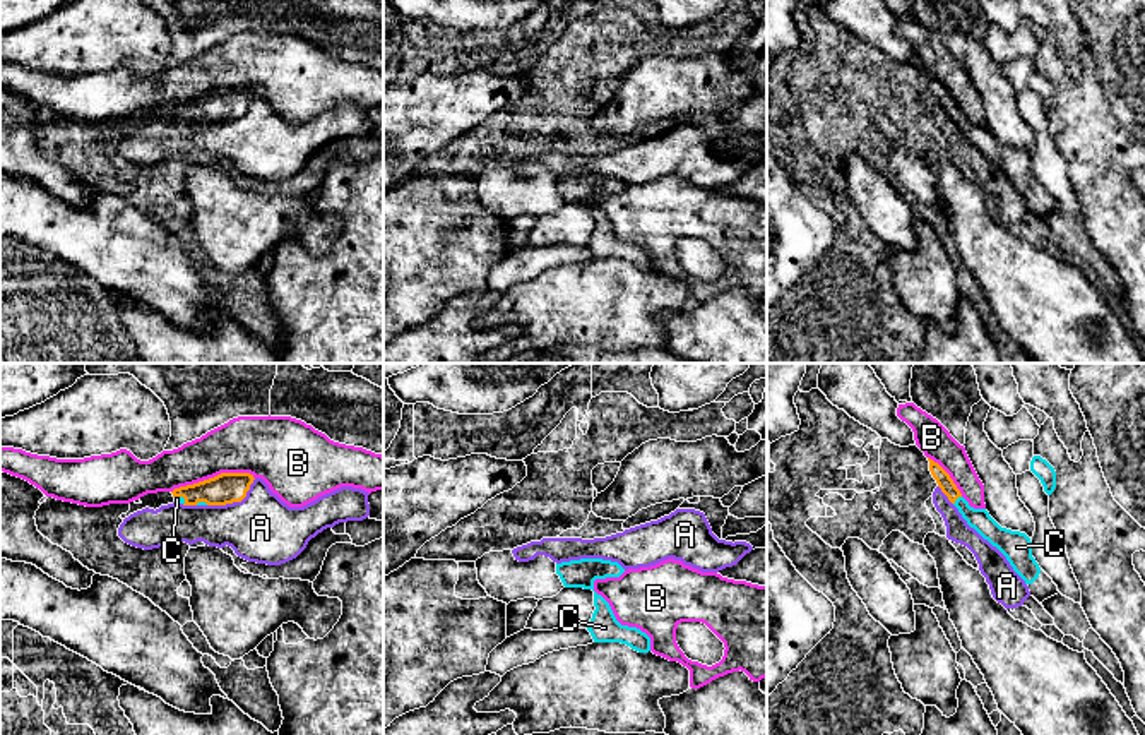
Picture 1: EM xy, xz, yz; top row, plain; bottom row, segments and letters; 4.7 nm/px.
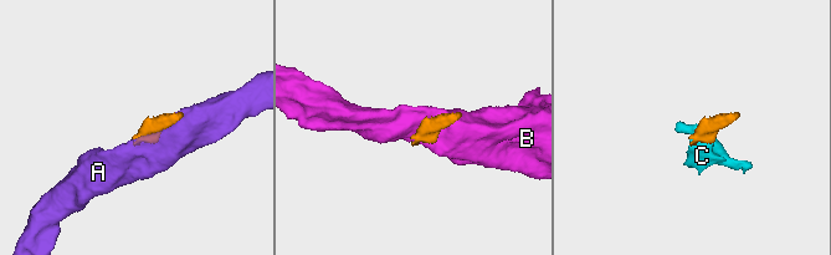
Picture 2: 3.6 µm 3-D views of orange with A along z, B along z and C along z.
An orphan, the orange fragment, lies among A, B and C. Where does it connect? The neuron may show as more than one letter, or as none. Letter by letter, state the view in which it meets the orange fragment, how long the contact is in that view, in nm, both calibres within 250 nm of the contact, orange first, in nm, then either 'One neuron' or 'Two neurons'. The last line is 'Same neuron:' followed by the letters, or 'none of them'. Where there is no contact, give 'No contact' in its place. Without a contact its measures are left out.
A: Touches orange in xy. Shared border 260 nm. Thickness 140 nm (orange) against 320 nm. Two neurons
B: Touches orange in xy. Shared border 400 nm. Thickness 140 nm (orange) against 280 nm. Two neurons
C: Touches orange in yz. Shared border 60 nm. Thickness 70 nm (orange) against 100 nm. One neuron
Same neuron: C

